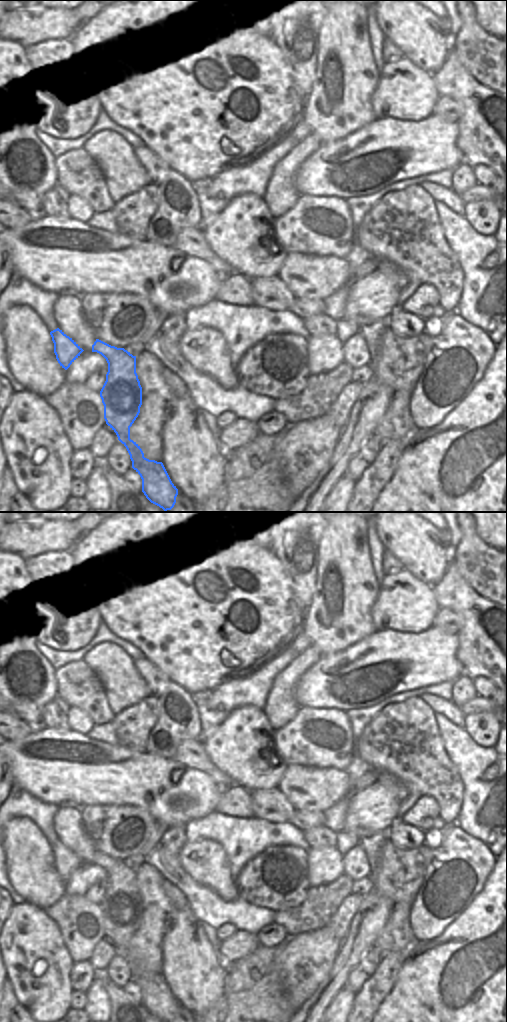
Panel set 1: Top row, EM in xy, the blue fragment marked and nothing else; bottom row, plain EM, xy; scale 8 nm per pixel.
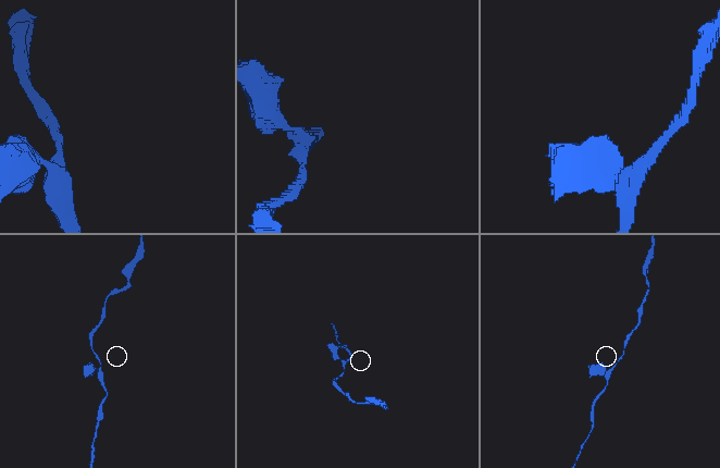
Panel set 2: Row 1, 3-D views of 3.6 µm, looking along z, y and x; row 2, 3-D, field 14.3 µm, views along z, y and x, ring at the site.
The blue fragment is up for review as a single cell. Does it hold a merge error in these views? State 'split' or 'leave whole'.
leave whole

